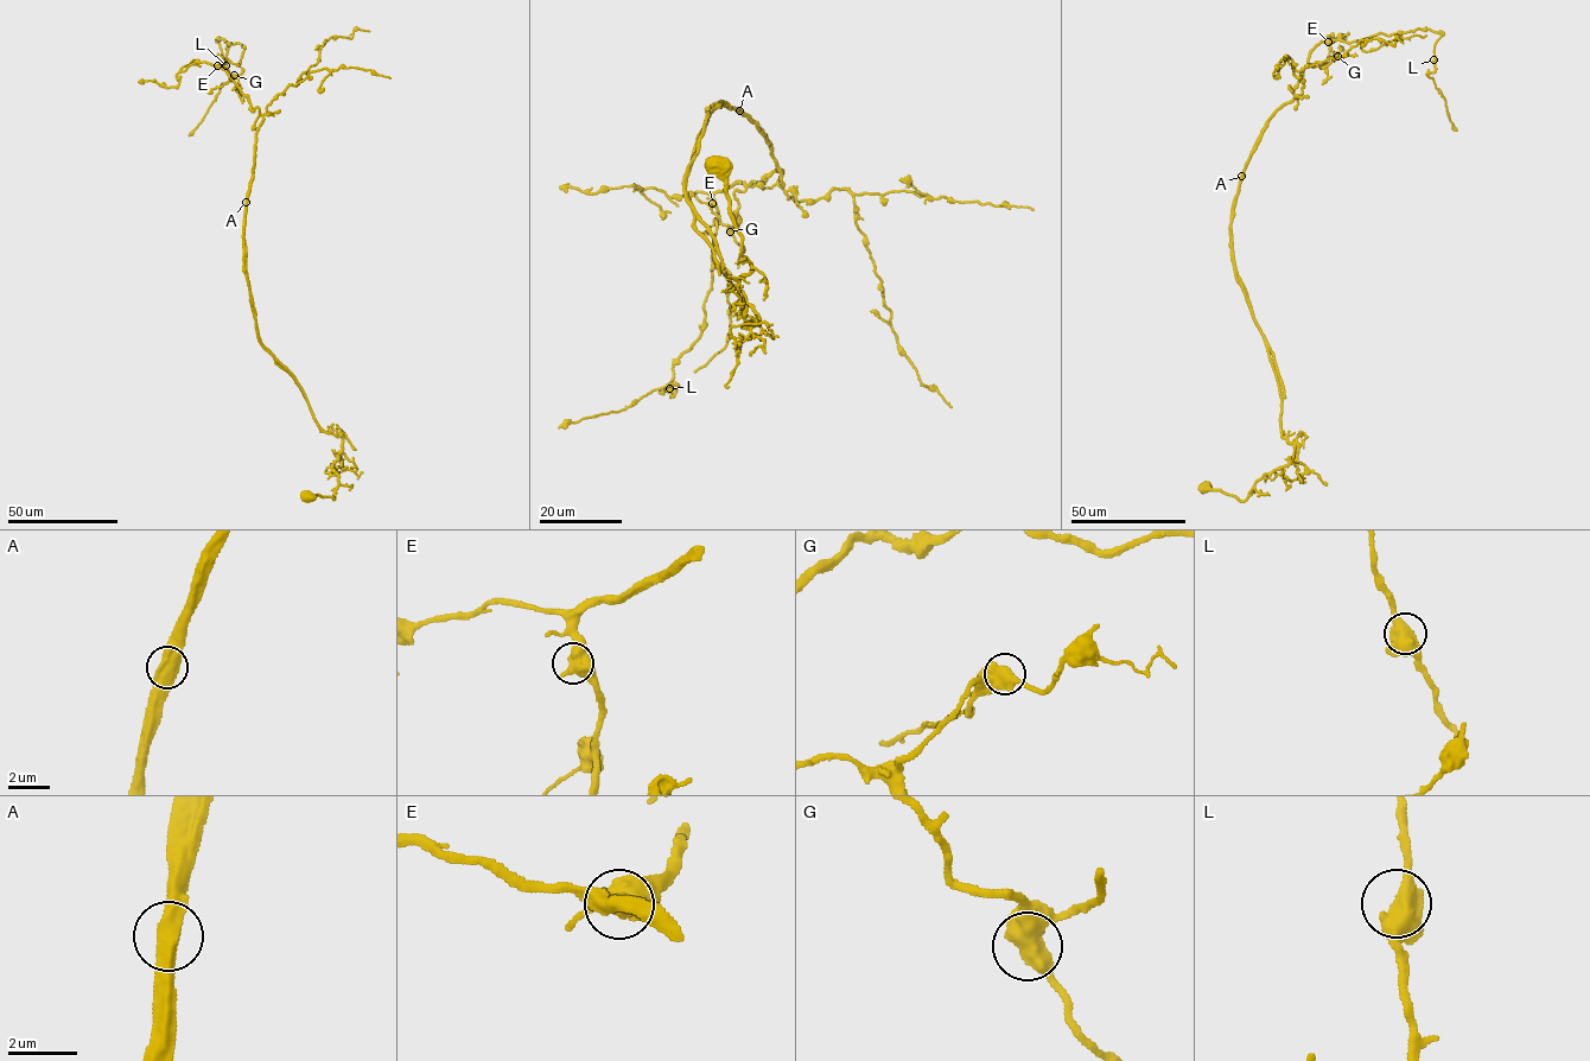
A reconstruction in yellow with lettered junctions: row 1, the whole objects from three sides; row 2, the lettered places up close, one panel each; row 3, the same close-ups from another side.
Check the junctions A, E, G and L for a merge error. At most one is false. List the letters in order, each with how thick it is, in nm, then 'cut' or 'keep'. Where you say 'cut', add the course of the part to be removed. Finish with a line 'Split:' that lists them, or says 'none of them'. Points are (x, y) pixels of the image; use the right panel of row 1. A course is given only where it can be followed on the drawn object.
A: calibre 600 nm; cut; course (1242, 176), (1231, 222), (1233, 258), (1285, 398)
E: calibre 600 nm; keep
G: calibre 600 nm; keep
L: calibre 600 nm; keep
Split: A

